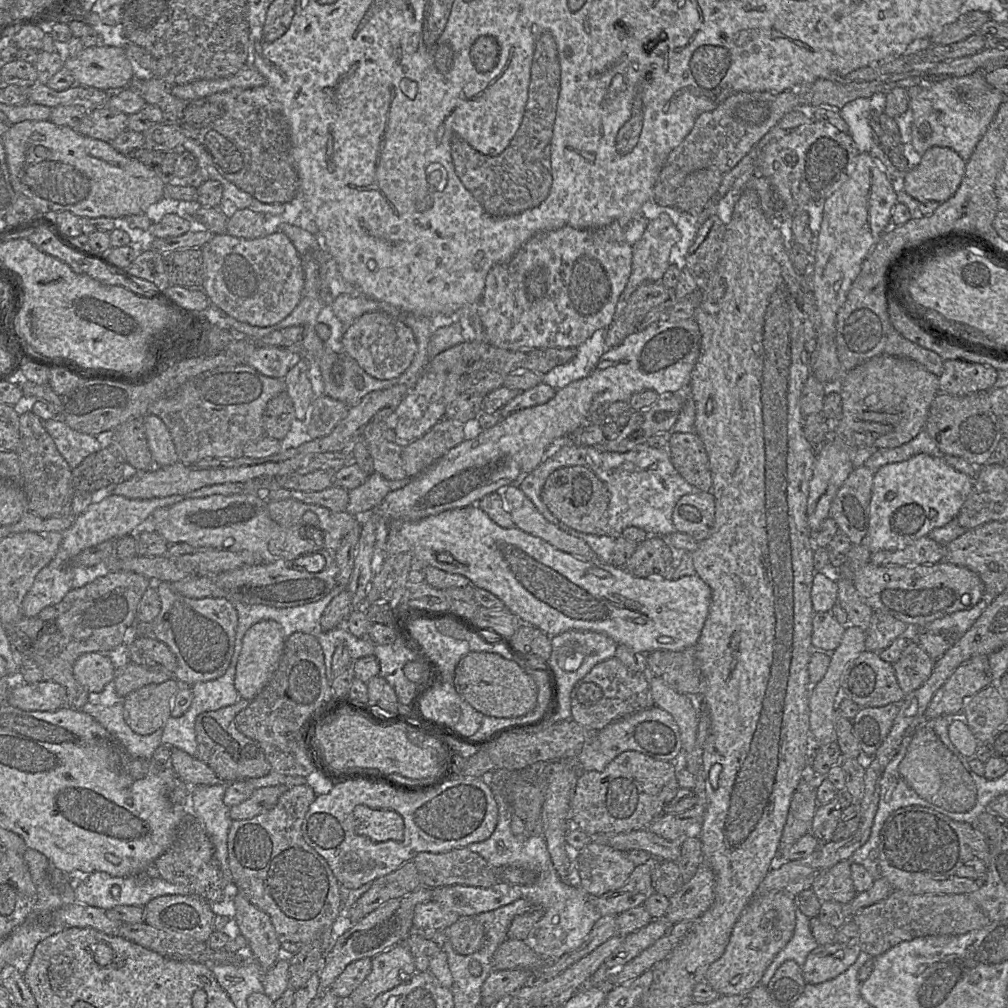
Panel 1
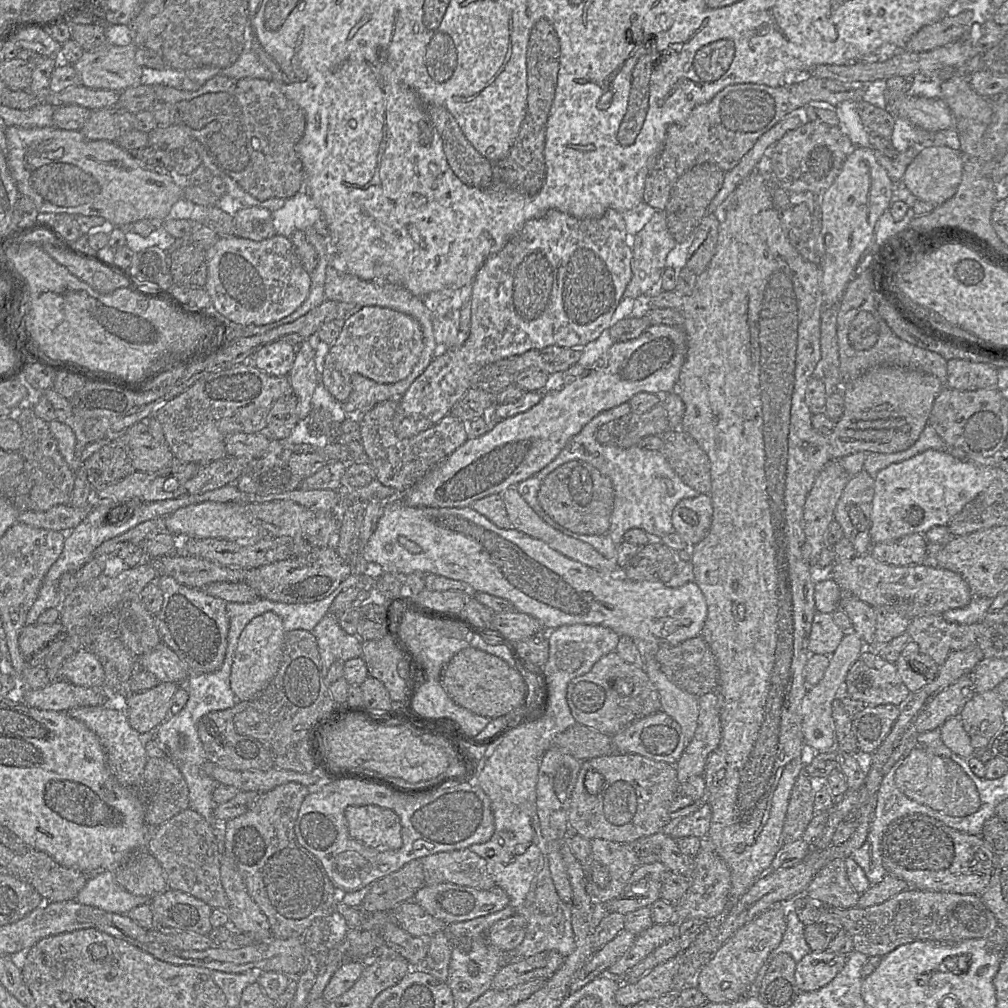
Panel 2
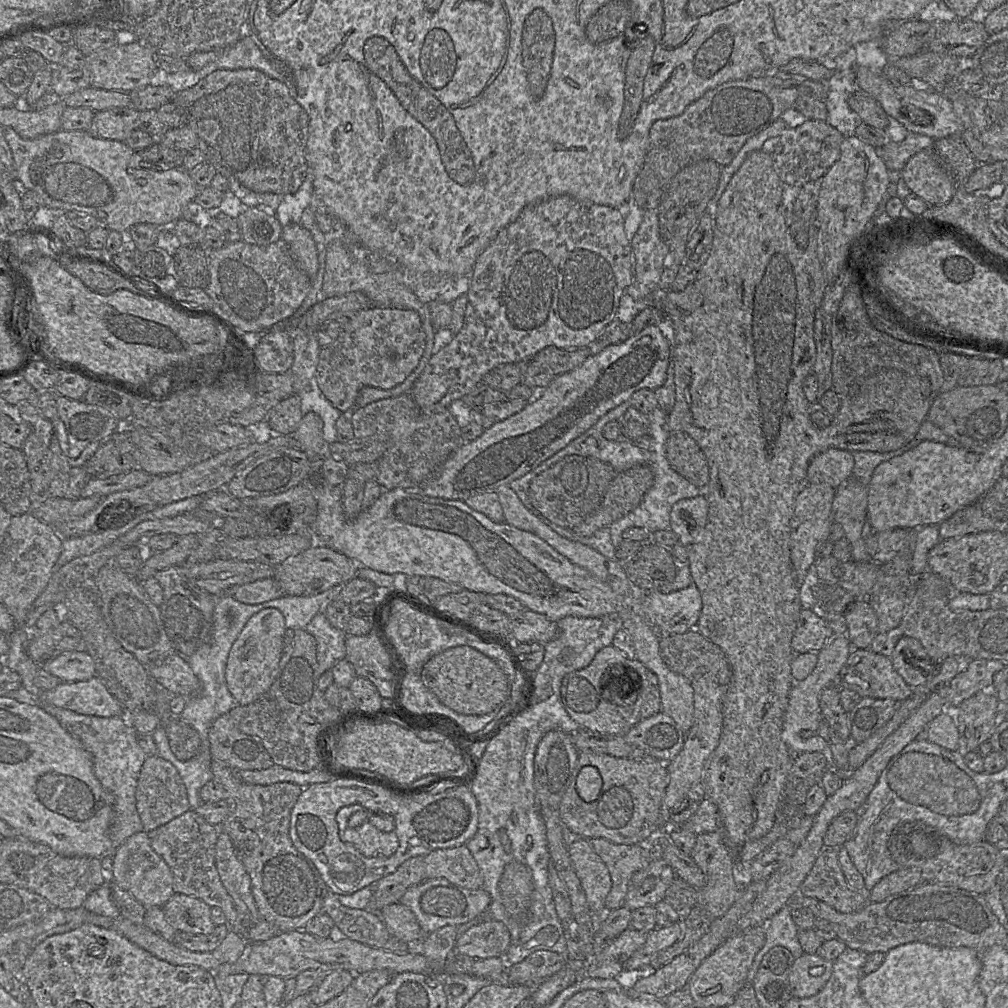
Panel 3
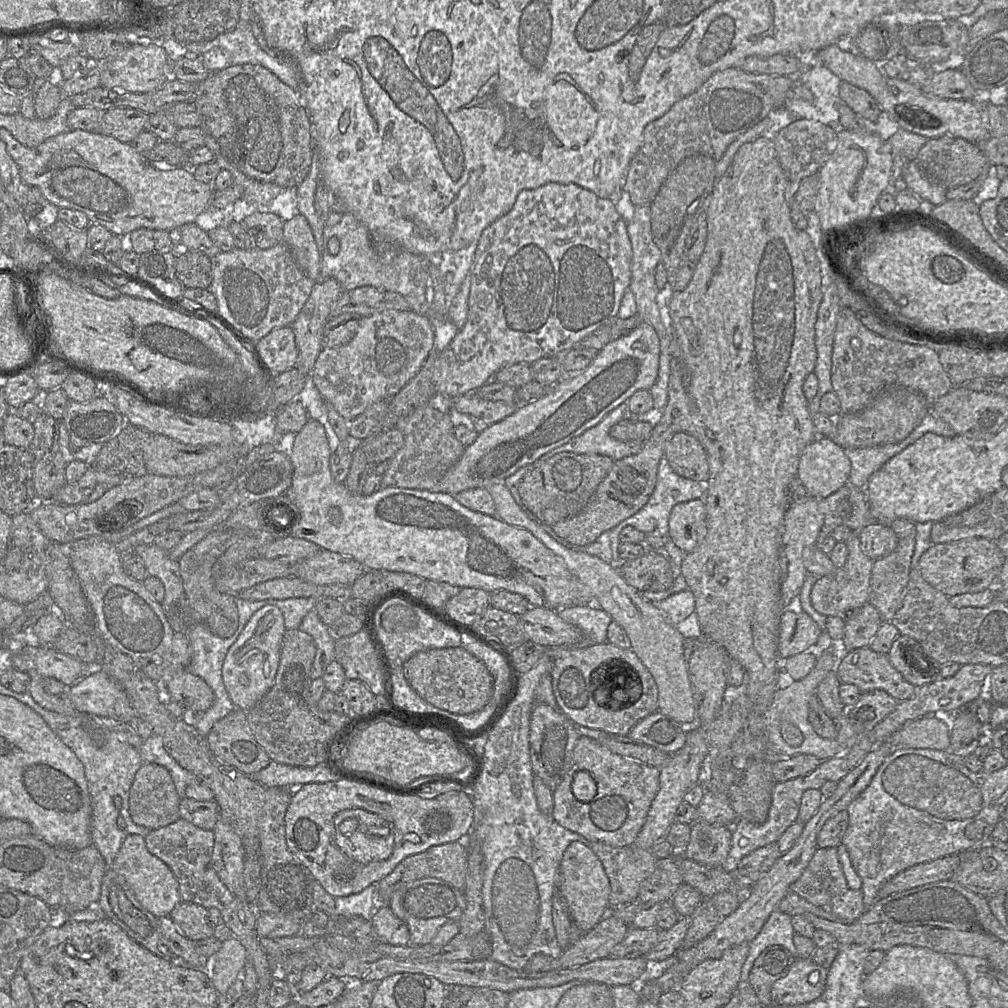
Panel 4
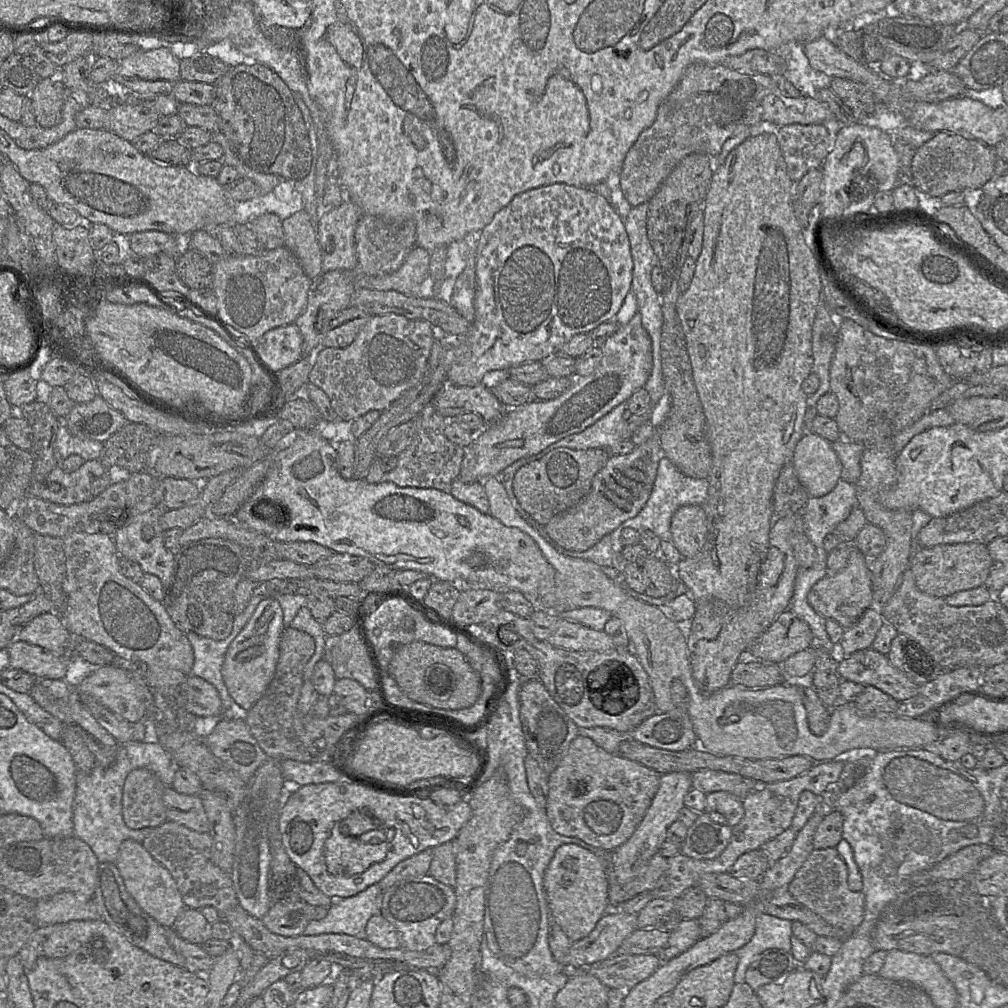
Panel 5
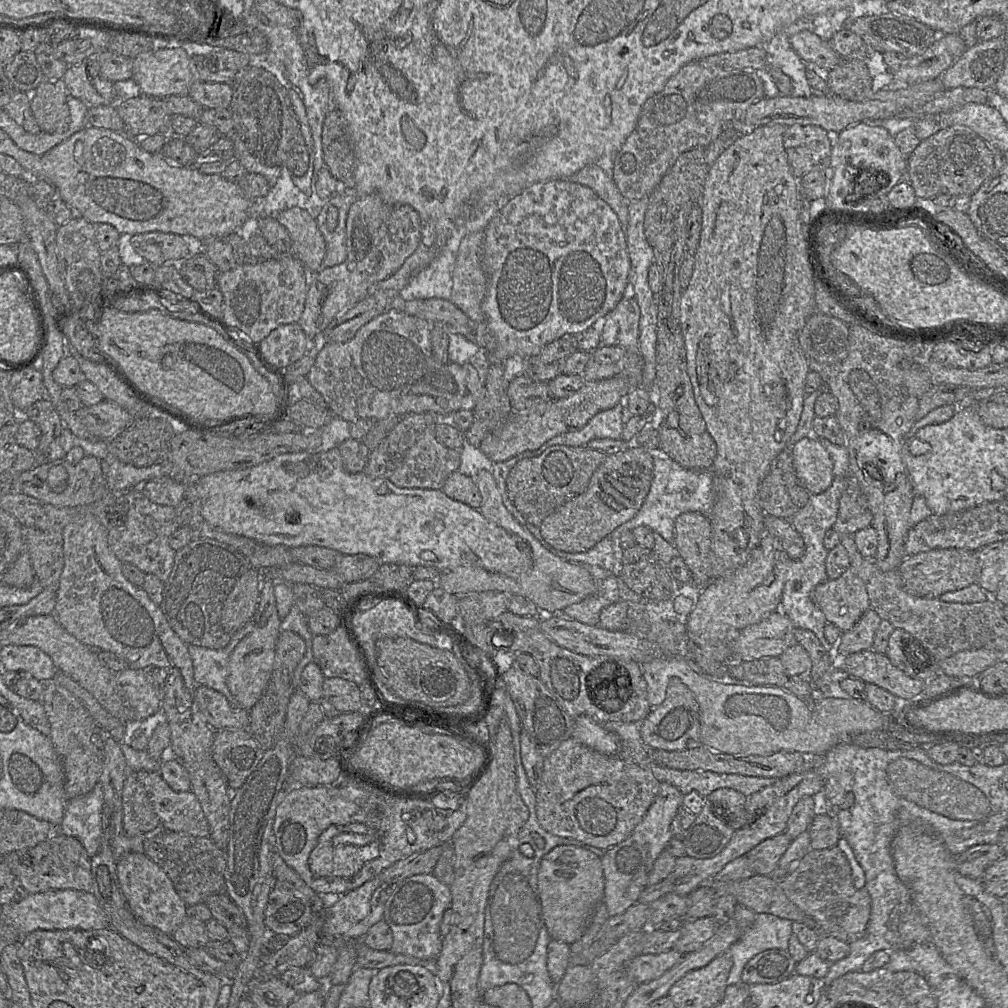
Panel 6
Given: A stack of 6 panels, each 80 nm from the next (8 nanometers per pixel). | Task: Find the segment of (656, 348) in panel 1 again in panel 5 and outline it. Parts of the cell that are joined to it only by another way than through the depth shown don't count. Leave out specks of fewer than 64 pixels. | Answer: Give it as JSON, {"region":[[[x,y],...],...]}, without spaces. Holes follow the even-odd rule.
{"region":[[[635,315],[612,334],[604,343],[602,359],[594,372],[587,376],[573,376],[570,387],[552,400],[534,400],[507,412],[494,423],[488,423],[480,432],[476,433],[474,441],[463,457],[458,480],[464,483],[483,481],[487,477],[496,477],[506,467],[520,458],[535,455],[549,445],[572,434],[582,432],[613,408],[627,402],[630,396],[644,387],[652,369],[651,340],[642,326],[641,315]]]}

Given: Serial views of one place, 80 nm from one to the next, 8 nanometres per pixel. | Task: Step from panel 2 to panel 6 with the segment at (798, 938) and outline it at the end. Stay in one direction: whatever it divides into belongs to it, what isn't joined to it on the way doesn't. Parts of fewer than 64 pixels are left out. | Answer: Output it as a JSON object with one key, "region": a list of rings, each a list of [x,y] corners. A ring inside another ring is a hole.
{"region":[[[756,914],[752,926],[743,928],[739,940],[729,948],[733,965],[727,986],[741,982],[744,966],[757,954],[769,949],[787,950],[792,935],[792,922],[772,914]]]}

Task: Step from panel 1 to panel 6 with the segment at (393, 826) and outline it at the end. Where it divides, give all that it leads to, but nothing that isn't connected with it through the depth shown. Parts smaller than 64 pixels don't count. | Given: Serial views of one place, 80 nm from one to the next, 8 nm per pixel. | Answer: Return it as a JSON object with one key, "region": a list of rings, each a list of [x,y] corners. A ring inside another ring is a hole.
{"region":[[[331,825],[318,837],[308,859],[309,868],[315,876],[345,878],[358,872],[371,859],[378,857],[378,841],[363,846],[333,846],[333,838],[345,831],[348,832],[348,829]]]}

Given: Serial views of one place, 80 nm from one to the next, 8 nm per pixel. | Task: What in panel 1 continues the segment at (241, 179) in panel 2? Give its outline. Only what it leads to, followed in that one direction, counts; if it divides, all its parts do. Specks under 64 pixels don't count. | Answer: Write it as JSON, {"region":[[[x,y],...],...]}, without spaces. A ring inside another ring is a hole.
{"region":[[[135,77],[129,87],[136,91],[147,104],[157,106],[164,114],[165,122],[172,124],[179,128],[187,138],[192,138],[198,141],[206,150],[213,165],[218,172],[224,176],[227,180],[236,185],[239,189],[249,193],[251,196],[263,203],[288,203],[295,198],[300,191],[300,181],[298,173],[294,164],[292,163],[290,156],[290,133],[288,125],[283,117],[280,103],[277,101],[272,89],[267,85],[249,88],[249,89],[231,89],[219,93],[214,93],[198,99],[180,99],[171,93],[171,86],[159,80],[158,78],[151,79],[139,79]]]}

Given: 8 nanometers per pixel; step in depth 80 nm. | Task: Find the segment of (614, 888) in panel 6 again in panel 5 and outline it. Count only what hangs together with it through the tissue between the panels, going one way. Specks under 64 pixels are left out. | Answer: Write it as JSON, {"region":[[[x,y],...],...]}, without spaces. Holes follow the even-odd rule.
{"region":[[[670,772],[660,776],[659,789],[644,818],[632,836],[613,850],[613,864],[619,883],[625,884],[637,876],[649,860],[658,853],[661,844],[667,839],[666,833],[669,827],[678,819],[679,812],[684,807],[684,797],[691,788],[692,780],[689,772]]]}

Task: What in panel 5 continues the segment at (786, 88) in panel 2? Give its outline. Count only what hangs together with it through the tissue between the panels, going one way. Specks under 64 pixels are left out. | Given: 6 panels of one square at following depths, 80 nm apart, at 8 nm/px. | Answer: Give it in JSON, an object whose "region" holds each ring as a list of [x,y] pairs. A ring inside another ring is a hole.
{"region":[[[722,64],[689,65],[676,87],[660,103],[652,125],[641,132],[625,156],[619,172],[620,187],[625,199],[632,207],[648,202],[675,166],[691,153],[704,153],[711,157],[719,155],[724,142],[729,137],[762,120],[761,102],[768,95],[777,95],[776,77],[741,73]]]}

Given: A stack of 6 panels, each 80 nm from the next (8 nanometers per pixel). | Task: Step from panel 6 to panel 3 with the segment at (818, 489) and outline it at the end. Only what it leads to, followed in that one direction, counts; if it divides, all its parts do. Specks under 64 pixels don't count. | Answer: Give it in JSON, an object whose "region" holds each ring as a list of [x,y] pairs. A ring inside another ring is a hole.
{"region":[[[827,449],[811,459],[807,468],[806,484],[825,483],[836,489],[852,476],[854,462],[852,452]]]}

